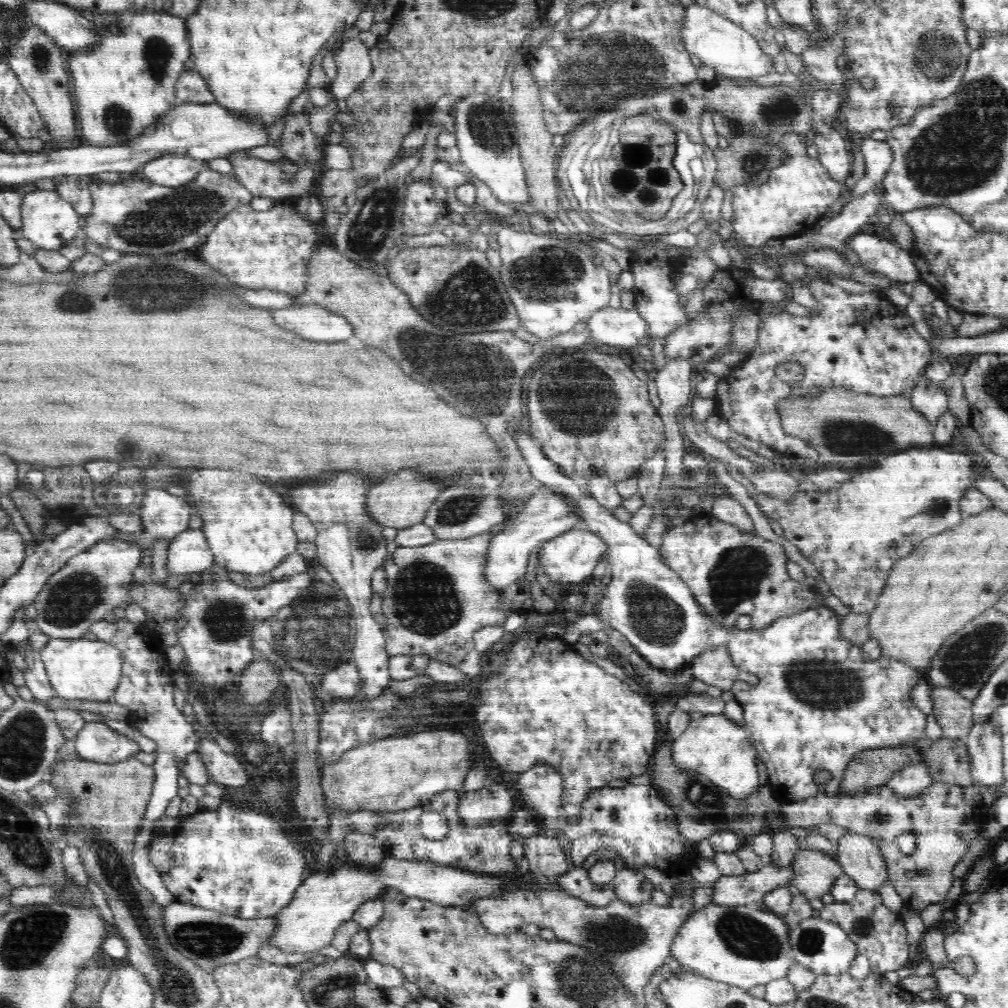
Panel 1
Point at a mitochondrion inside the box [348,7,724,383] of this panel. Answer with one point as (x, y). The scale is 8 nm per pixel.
(604, 64)

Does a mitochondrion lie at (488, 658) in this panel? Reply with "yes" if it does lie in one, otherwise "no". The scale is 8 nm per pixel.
no

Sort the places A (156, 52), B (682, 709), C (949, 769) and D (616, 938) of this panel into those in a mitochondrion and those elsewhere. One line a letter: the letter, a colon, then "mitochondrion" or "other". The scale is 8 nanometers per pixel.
A: mitochondrion
B: other
C: other
D: mitochondrion

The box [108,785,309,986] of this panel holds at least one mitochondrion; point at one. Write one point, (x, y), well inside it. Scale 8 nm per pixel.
(208, 941)

